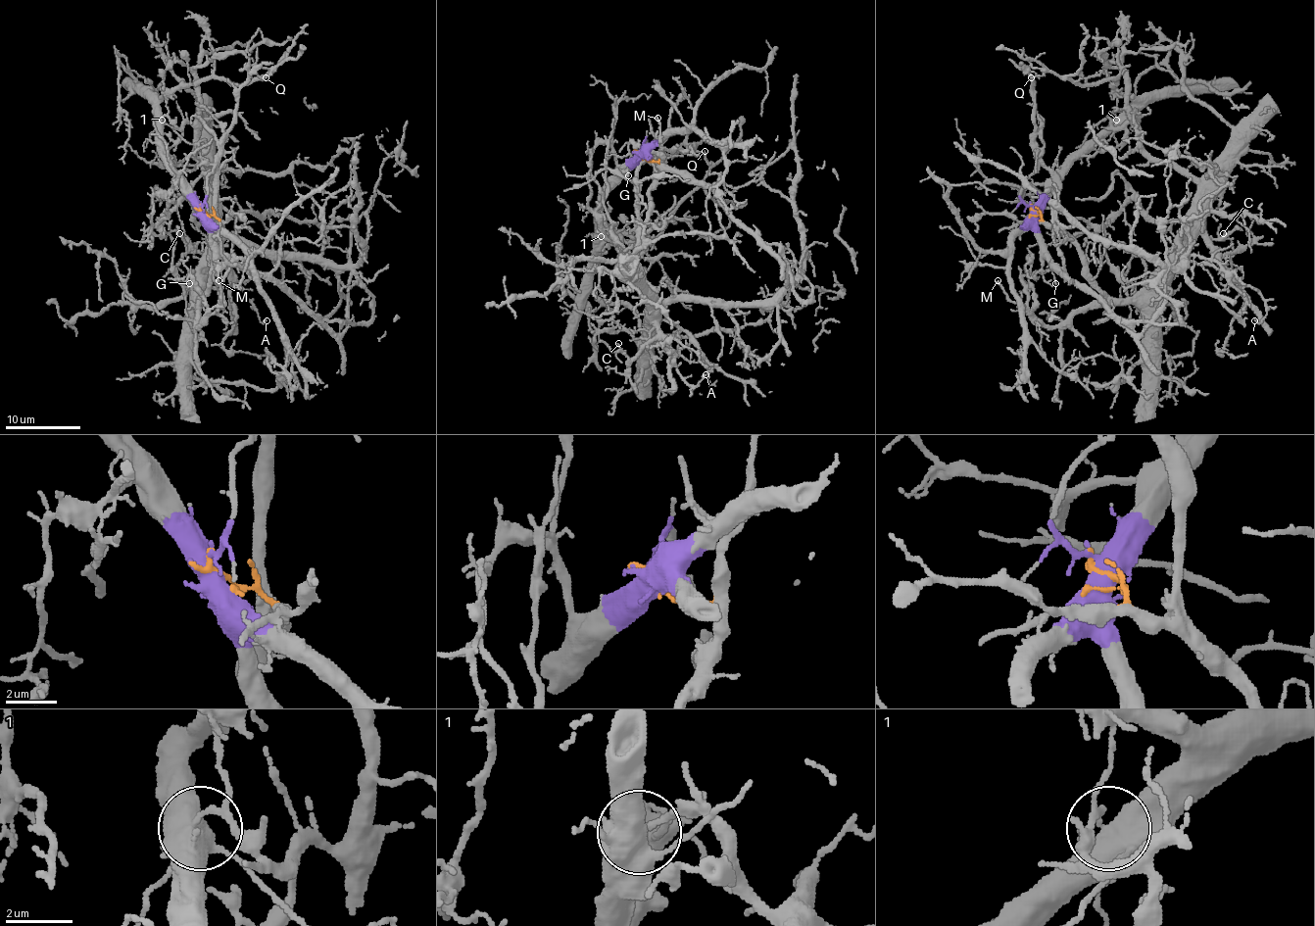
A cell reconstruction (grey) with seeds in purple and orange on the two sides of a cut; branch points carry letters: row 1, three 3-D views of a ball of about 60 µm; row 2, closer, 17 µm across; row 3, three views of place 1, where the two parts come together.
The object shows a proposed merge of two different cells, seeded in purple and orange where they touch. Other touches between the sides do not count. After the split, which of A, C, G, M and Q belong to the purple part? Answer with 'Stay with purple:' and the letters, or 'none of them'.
Stay with purple: Q

